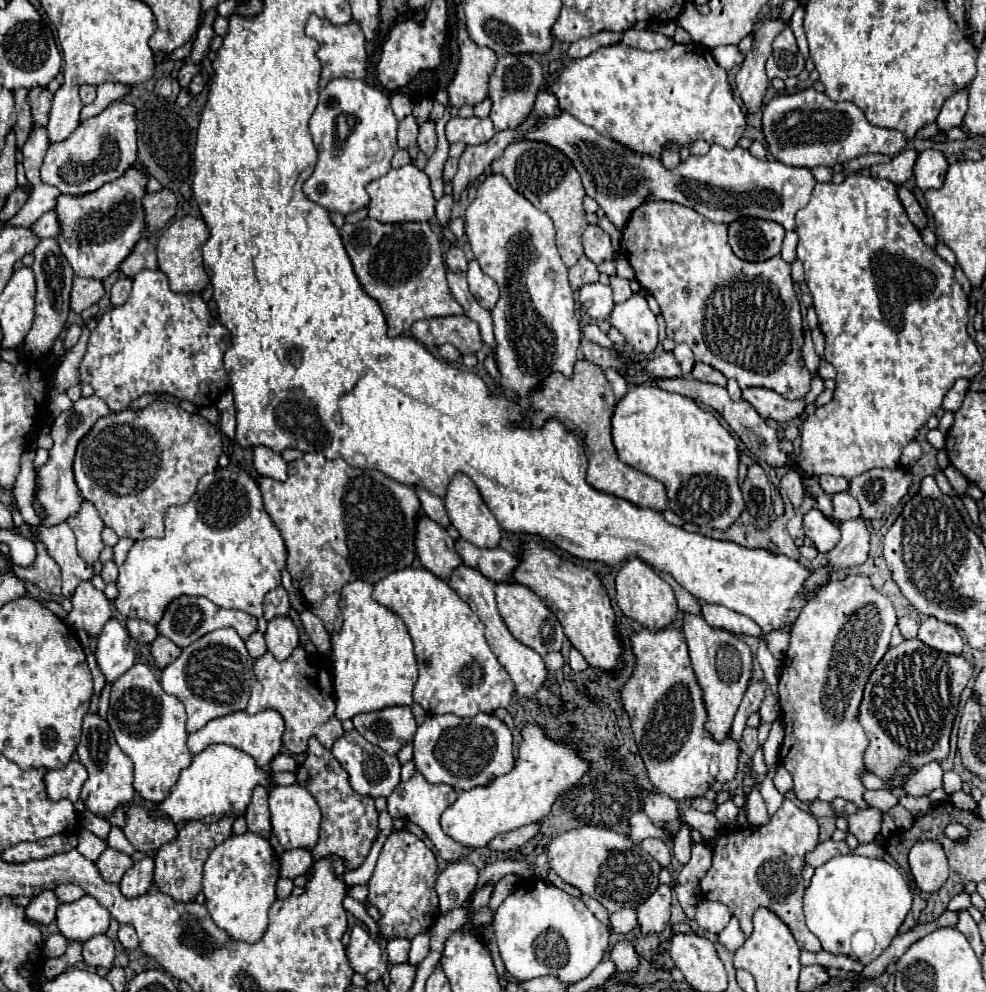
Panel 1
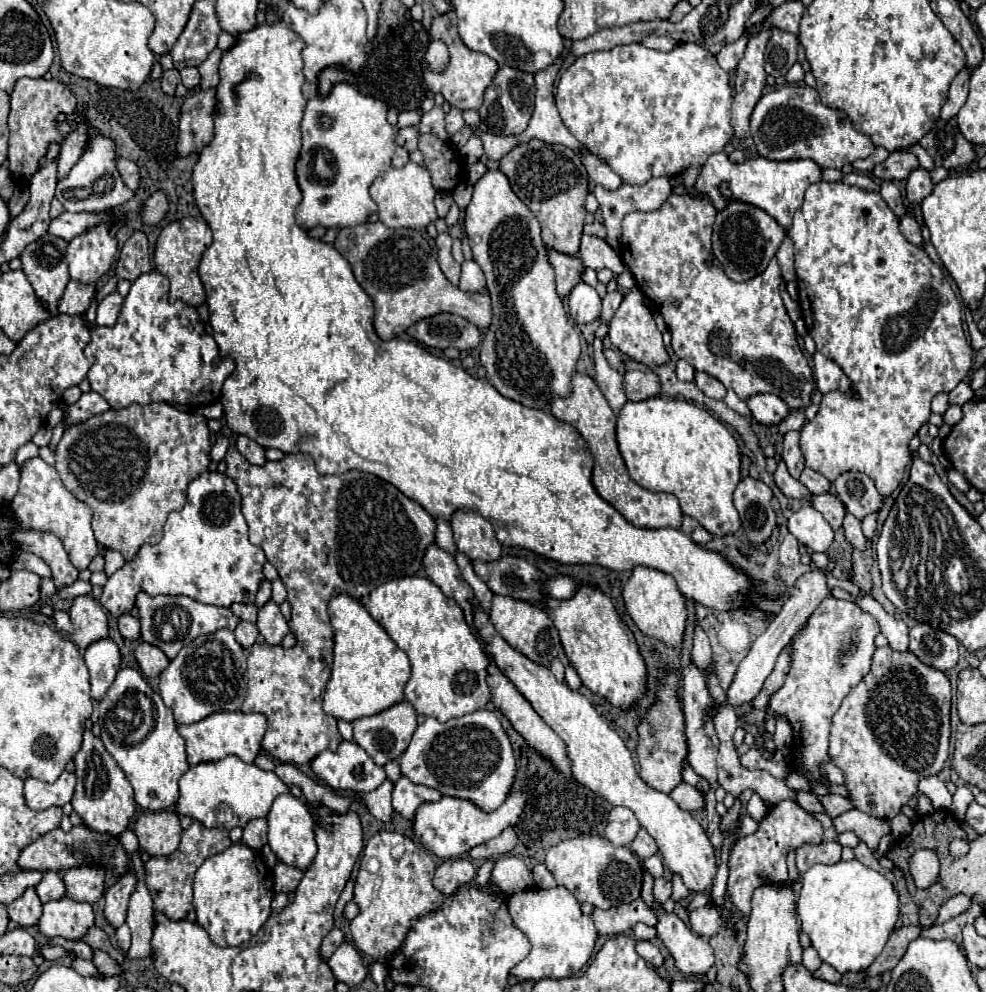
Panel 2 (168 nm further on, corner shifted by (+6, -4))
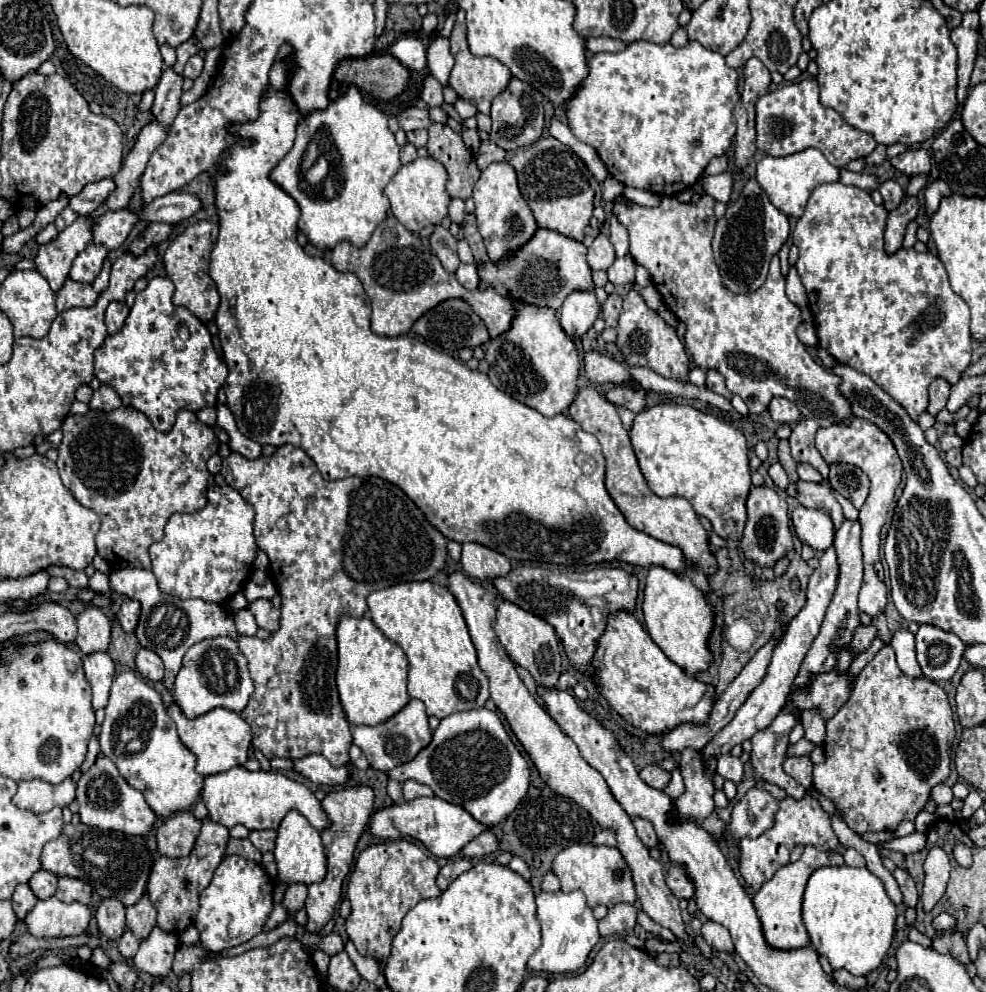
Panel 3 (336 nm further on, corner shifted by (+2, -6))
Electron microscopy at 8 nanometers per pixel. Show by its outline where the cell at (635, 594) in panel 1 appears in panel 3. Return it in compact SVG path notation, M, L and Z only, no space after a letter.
M651 567L645 579L641 607L647 633L673 663L677 663L689 675L709 667L711 653L707 649L707 637L713 629L713 609L685 573L675 575L663 567Z

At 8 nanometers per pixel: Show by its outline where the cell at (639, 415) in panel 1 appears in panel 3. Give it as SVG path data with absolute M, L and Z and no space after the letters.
M653 405L649 409L643 409L635 415L633 427L629 431L633 451L637 455L641 473L649 485L649 489L659 497L671 497L681 495L685 497L697 515L707 517L713 525L713 531L733 543L739 543L743 537L743 527L747 521L745 515L745 499L751 489L751 477L749 477L749 461L747 461L747 443L745 435L735 429L733 425L721 421L715 415L701 413L699 409L691 405Z

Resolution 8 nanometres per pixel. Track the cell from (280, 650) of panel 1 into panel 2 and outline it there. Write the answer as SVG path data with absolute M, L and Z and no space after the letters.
M267 601L263 607L259 607L257 629L269 645L279 645L281 639L289 633L287 619L281 615L279 605L275 601Z

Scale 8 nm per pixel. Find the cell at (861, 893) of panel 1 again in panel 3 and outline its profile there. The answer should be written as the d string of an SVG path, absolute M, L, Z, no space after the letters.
M827 865L819 867L807 881L805 897L803 897L803 923L811 937L811 947L825 955L833 969L847 969L853 975L867 975L883 963L883 957L889 951L893 931L895 931L897 909L891 897L885 893L885 885L881 879L865 867L847 867L847 865Z

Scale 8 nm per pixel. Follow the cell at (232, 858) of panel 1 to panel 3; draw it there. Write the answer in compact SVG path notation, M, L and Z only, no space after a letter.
M239 855L225 857L215 869L209 887L205 887L199 897L201 907L195 917L195 927L199 929L203 947L207 951L219 953L223 949L241 945L261 933L273 909L273 891L275 883L261 865Z

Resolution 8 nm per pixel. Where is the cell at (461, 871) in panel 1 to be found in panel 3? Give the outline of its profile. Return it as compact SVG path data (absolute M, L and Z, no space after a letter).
M459 859L459 861L451 861L451 863L447 863L447 865L441 867L441 871L439 871L437 887L439 887L441 891L445 891L445 889L449 887L451 881L455 881L461 873L469 871L471 867L473 867L473 863L471 863L469 859Z

